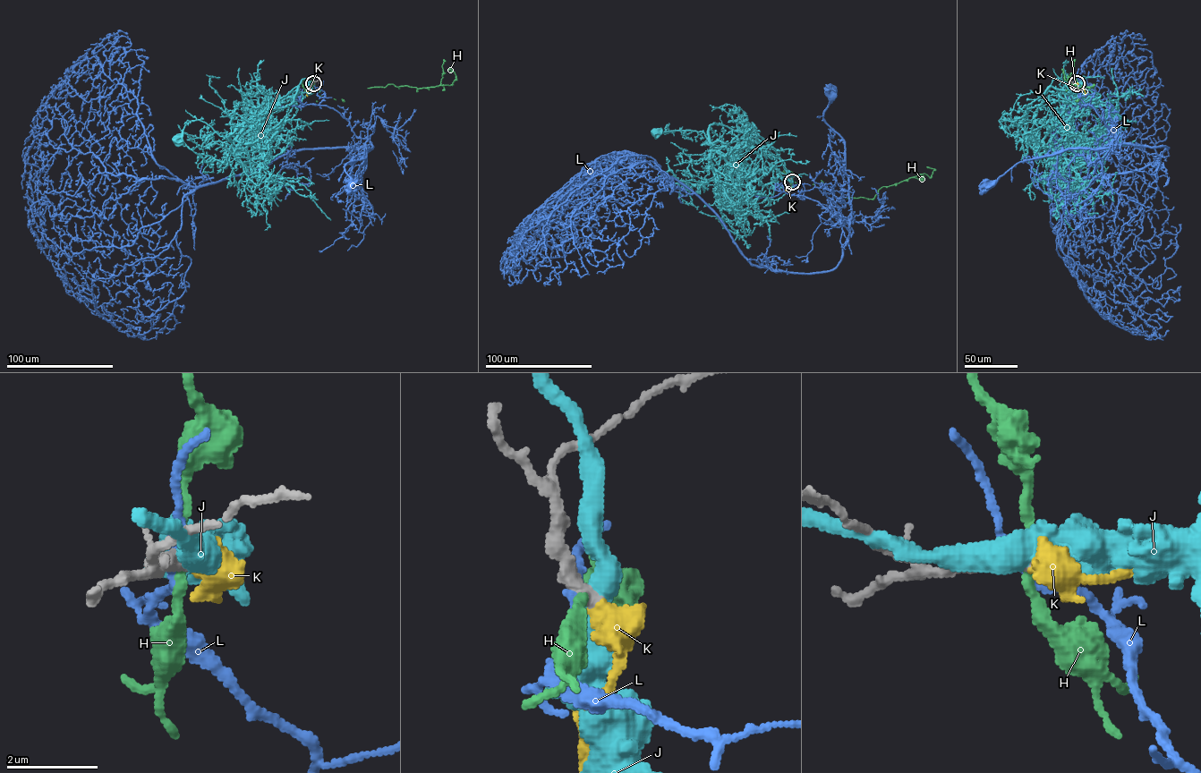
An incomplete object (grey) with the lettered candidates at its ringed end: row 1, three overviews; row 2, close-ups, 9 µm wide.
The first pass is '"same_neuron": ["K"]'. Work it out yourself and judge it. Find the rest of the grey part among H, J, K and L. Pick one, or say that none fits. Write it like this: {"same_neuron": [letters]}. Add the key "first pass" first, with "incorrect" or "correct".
{"first pass": "correct", "same_neuron": ["K"]}

